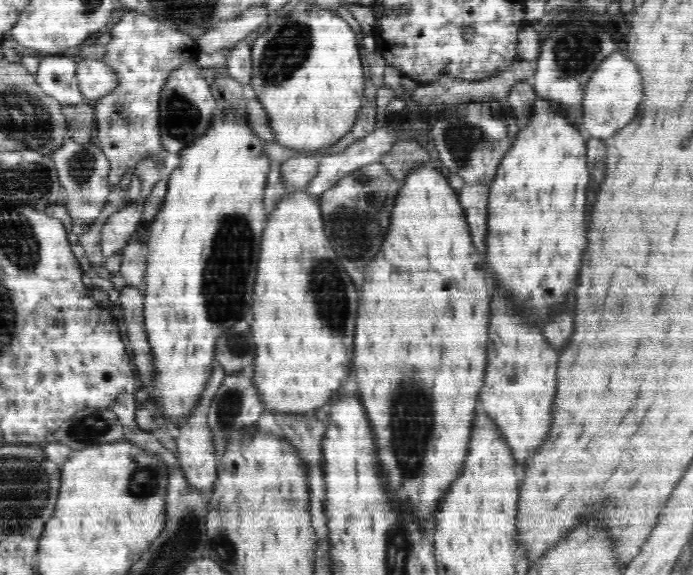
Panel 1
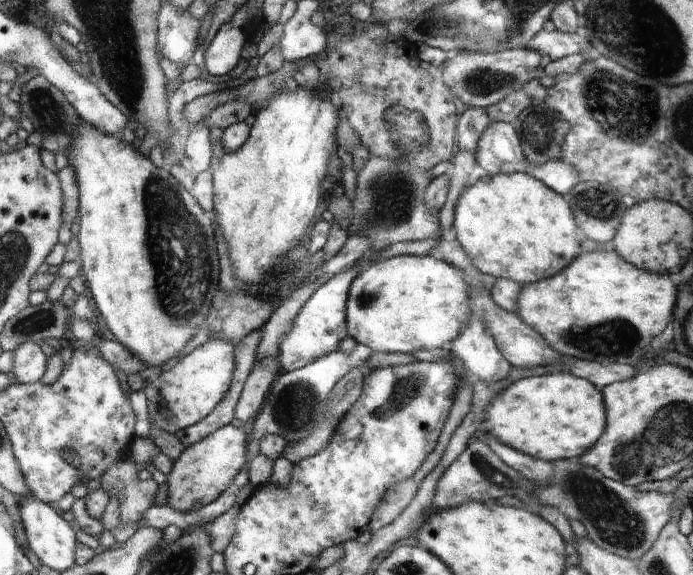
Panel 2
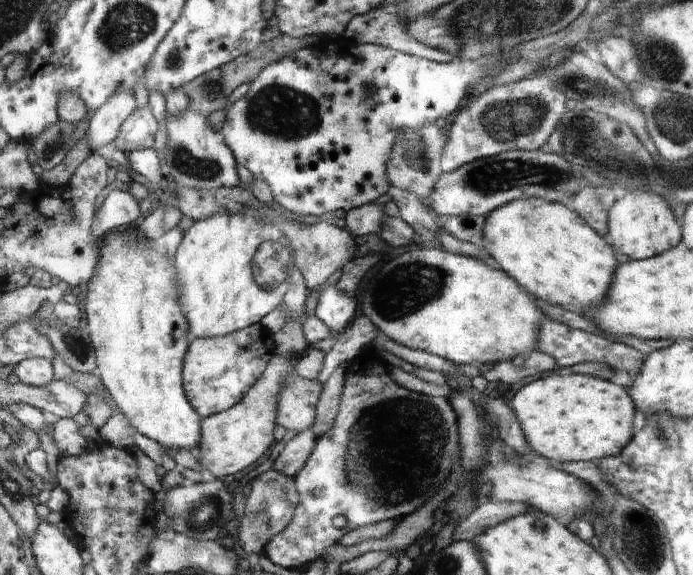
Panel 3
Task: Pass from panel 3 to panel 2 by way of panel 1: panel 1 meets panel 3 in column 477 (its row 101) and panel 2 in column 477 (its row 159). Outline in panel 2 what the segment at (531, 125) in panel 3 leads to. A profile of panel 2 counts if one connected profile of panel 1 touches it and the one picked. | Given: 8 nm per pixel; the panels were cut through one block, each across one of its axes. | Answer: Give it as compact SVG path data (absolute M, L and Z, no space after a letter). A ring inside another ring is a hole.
M464 107L464 109L456 133L457 148L474 152L476 145L479 144L479 138L490 128L491 122L485 108Z

